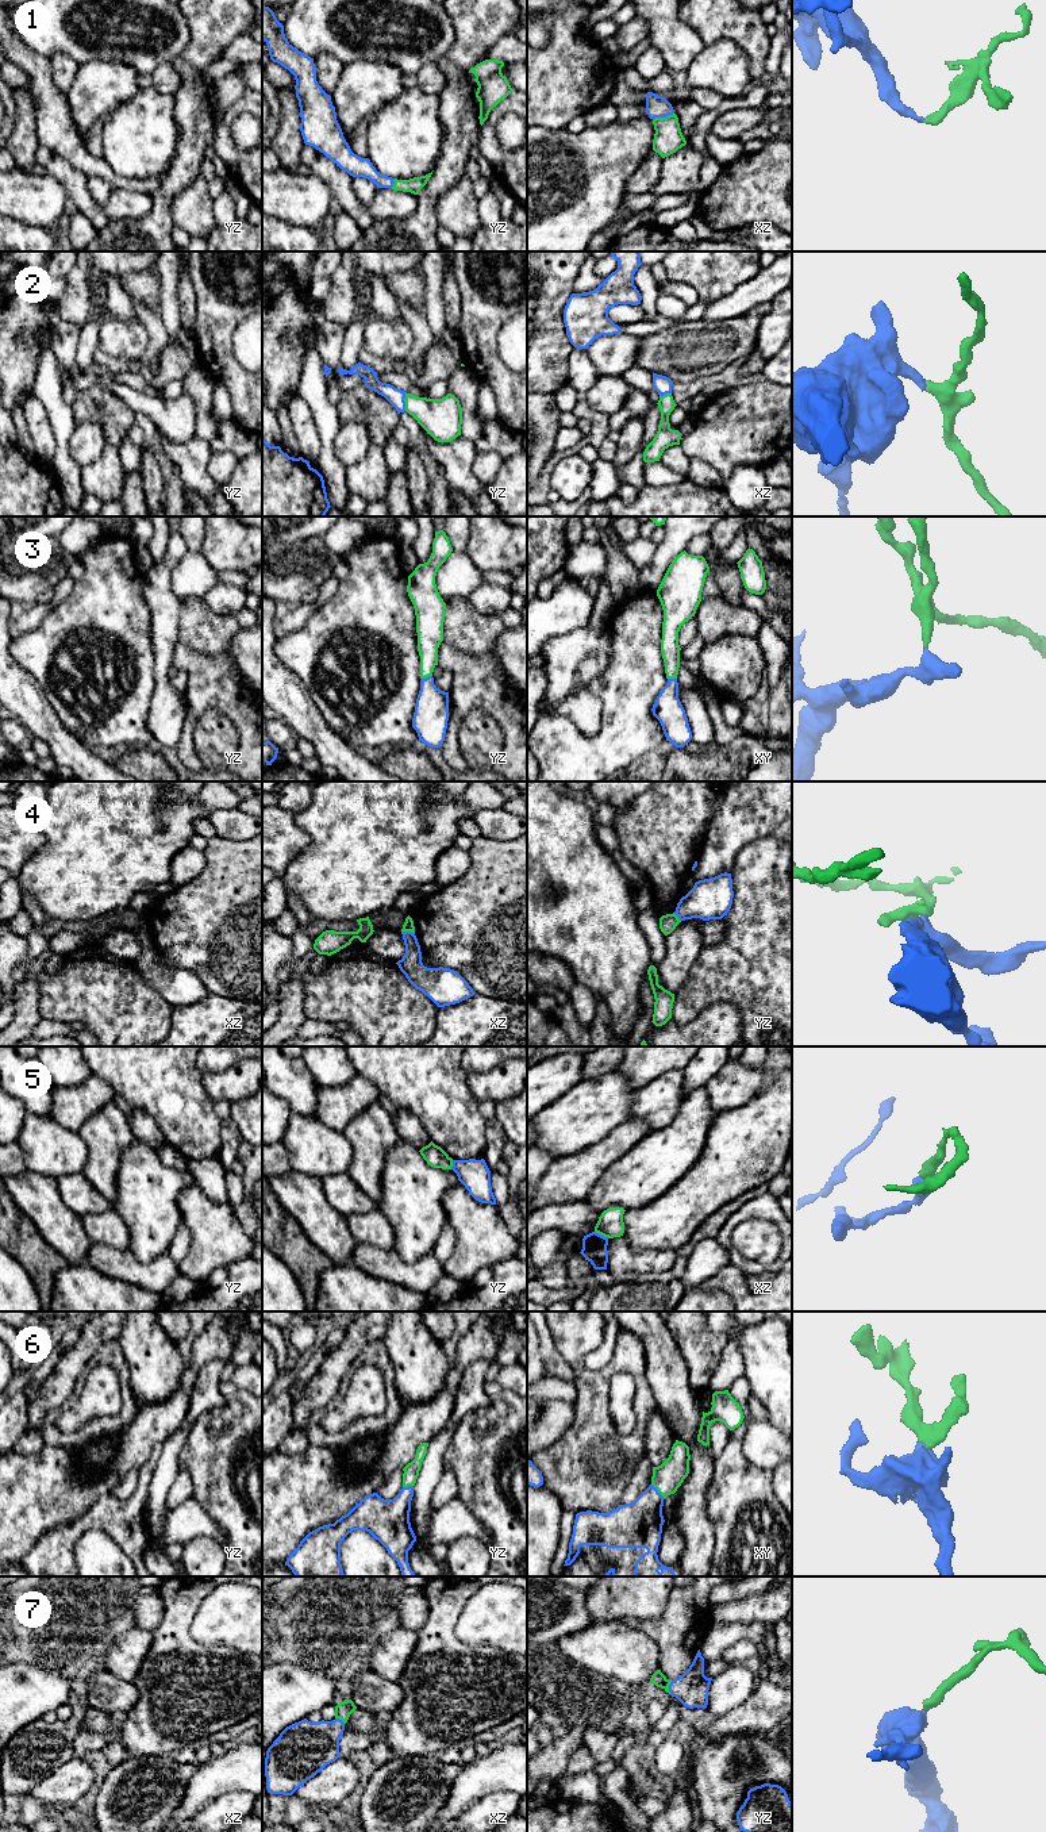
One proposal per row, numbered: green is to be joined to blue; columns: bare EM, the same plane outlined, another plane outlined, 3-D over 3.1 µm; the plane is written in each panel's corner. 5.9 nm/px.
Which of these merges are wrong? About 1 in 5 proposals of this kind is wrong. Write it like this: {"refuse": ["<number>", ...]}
{"refuse": ["4", "5"]}

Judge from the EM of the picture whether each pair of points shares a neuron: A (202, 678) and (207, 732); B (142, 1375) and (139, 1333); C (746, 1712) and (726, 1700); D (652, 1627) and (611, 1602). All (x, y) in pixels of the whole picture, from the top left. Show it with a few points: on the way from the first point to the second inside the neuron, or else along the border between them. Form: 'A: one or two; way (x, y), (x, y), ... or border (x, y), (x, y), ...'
A: two; border (234, 724), (208, 707), (196, 724), (193, 741)
B: one; way (142, 1364), (142, 1344)
C: two; border (757, 1685), (743, 1701), (714, 1719)
D: two; border (668, 1602), (664, 1612), (656, 1619), (625, 1620)

